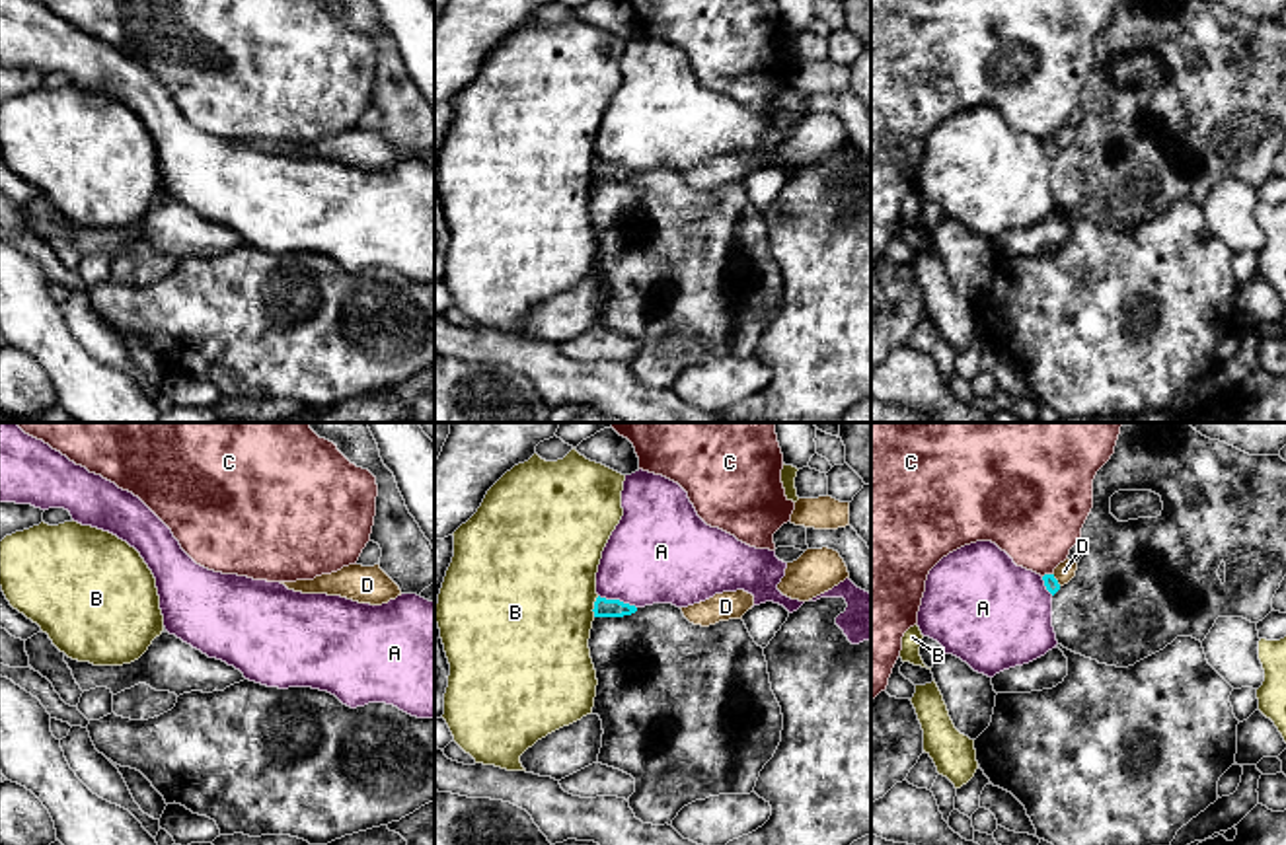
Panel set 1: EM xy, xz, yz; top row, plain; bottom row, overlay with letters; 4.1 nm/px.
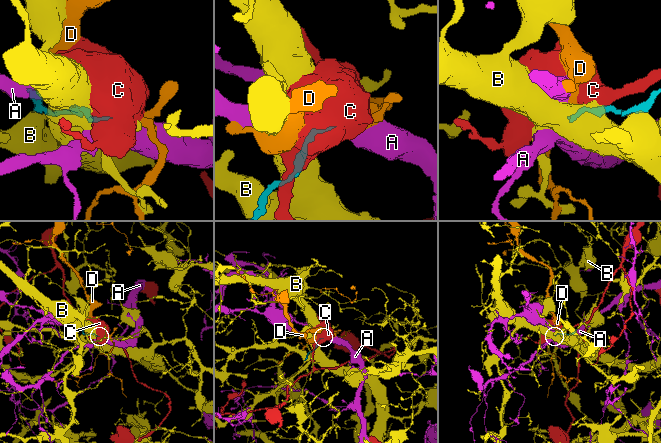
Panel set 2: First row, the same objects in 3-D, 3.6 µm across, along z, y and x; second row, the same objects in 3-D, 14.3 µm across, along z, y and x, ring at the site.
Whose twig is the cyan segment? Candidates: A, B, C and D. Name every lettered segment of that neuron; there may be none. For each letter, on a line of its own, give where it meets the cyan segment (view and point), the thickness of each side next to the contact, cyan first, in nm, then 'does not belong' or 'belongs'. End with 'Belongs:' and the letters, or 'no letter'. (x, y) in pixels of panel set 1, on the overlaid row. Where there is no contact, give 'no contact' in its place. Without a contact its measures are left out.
A: xz (618, 600) | 80/400 nm | belongs
B: xz (595, 606) | 80/480 nm | does not belong
C: yz (1047, 575) | 60/380 nm | does not belong
D: yz (1055, 579) | 60/80 nm | does not belong
Belongs: A

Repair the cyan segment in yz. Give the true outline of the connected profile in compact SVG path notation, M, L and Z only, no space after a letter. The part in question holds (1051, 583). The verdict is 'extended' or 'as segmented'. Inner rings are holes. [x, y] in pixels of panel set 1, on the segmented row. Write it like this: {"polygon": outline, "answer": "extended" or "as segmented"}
{"polygon": "M976 541L949 553L929 570L918 627L924 637L937 641L945 654L953 654L974 672L994 678L1056 648L1052 596L1058 590L1054 574L1040 576L1017 567L996 543Z", "answer": "extended"}

